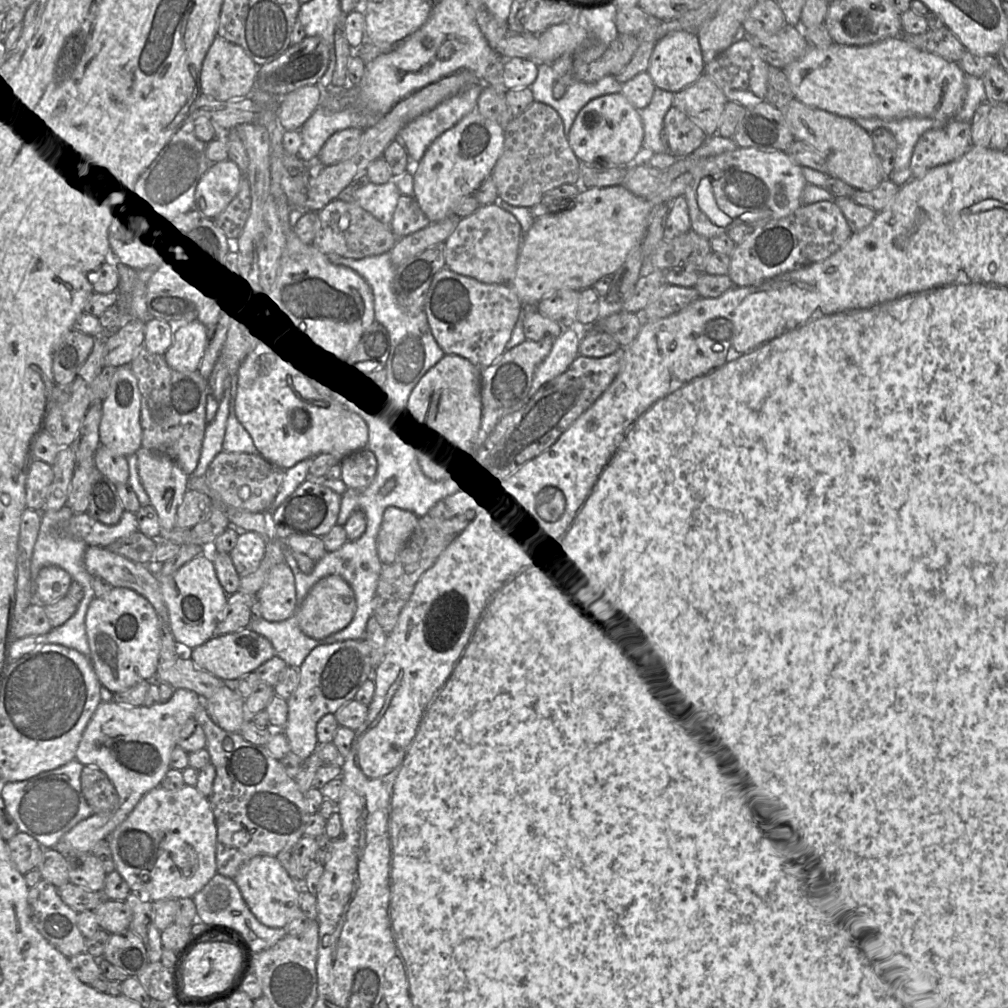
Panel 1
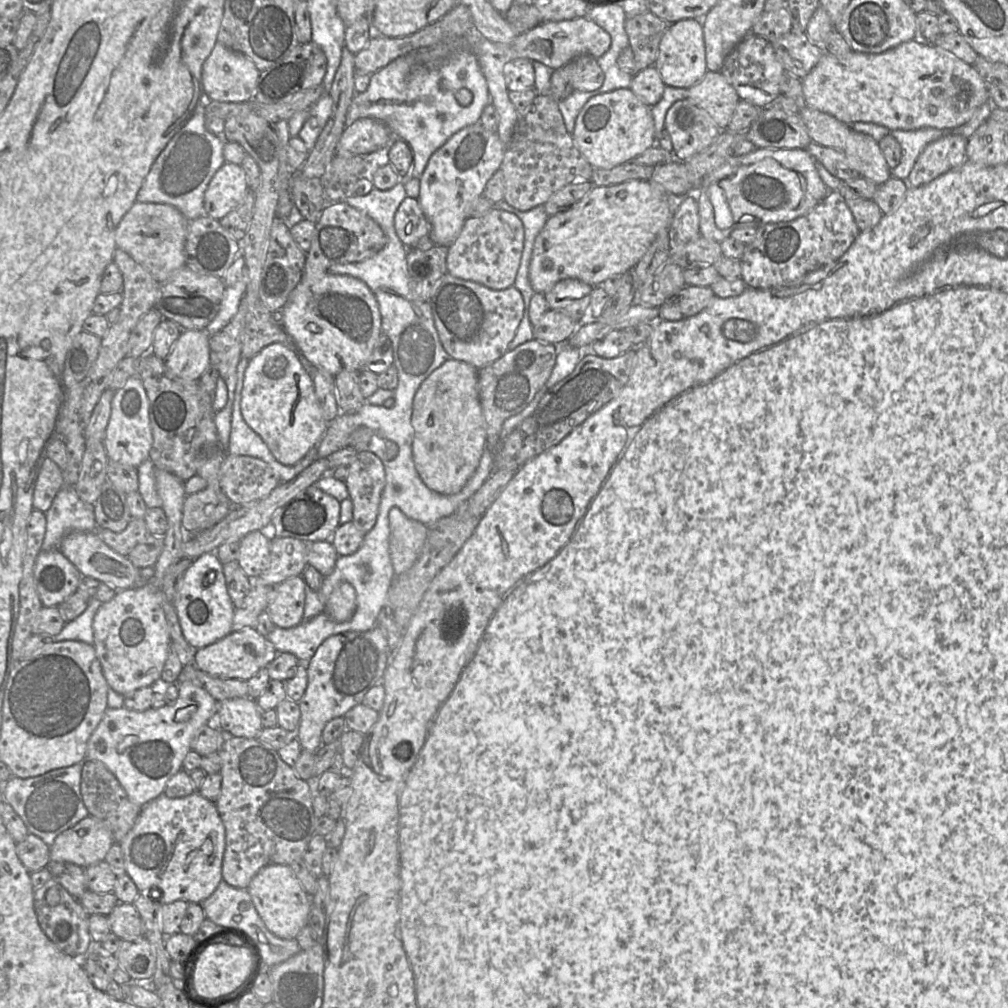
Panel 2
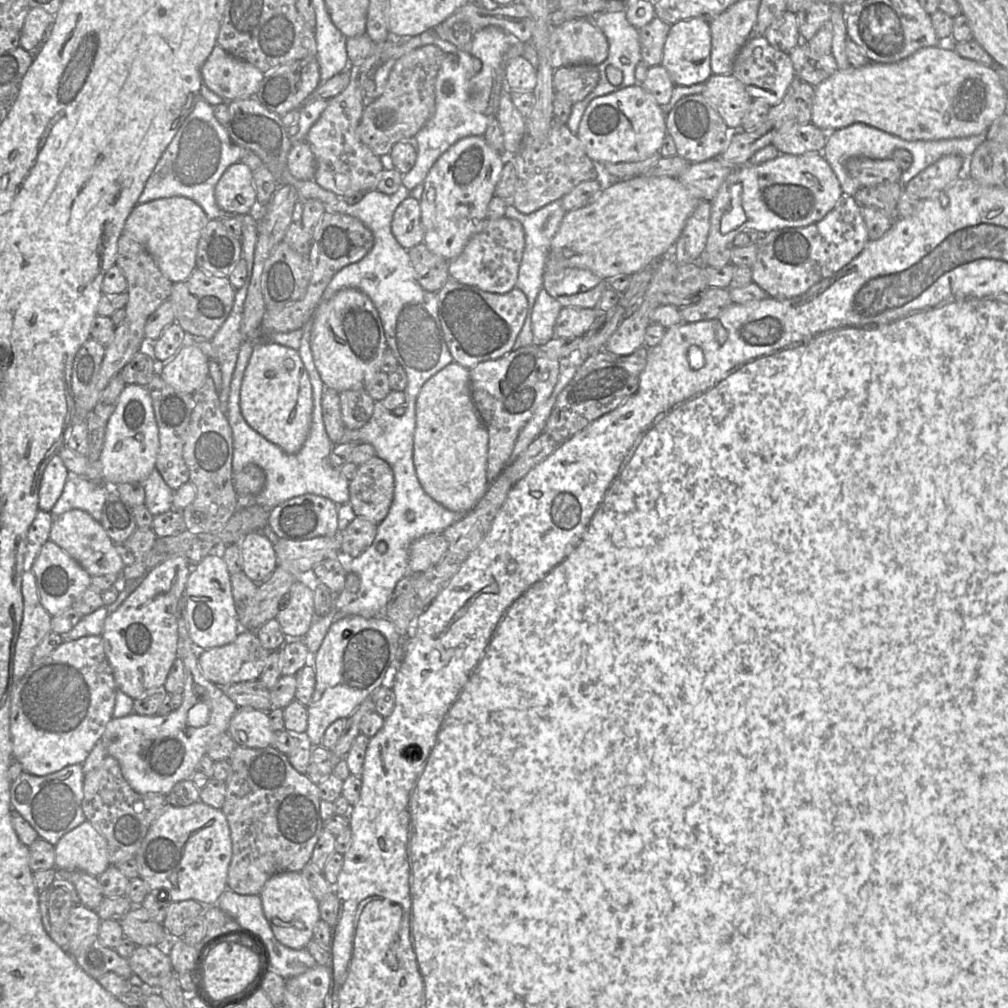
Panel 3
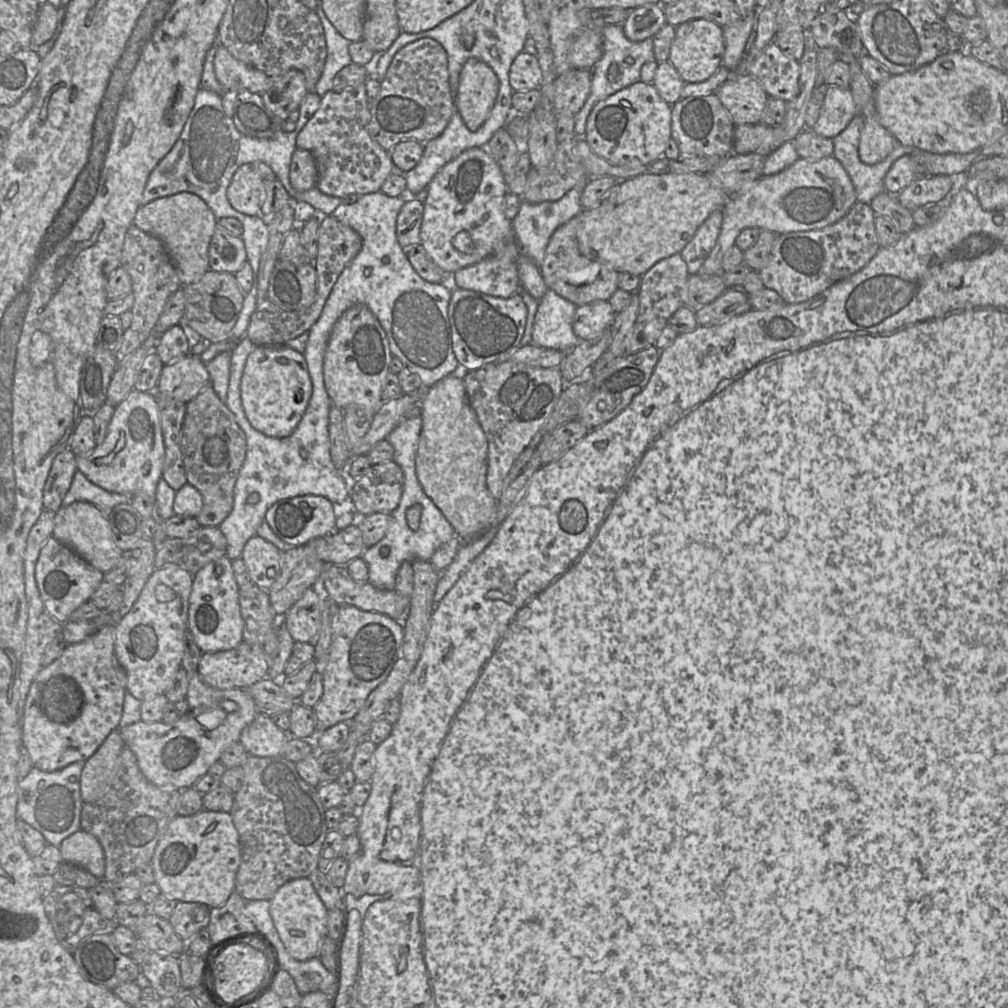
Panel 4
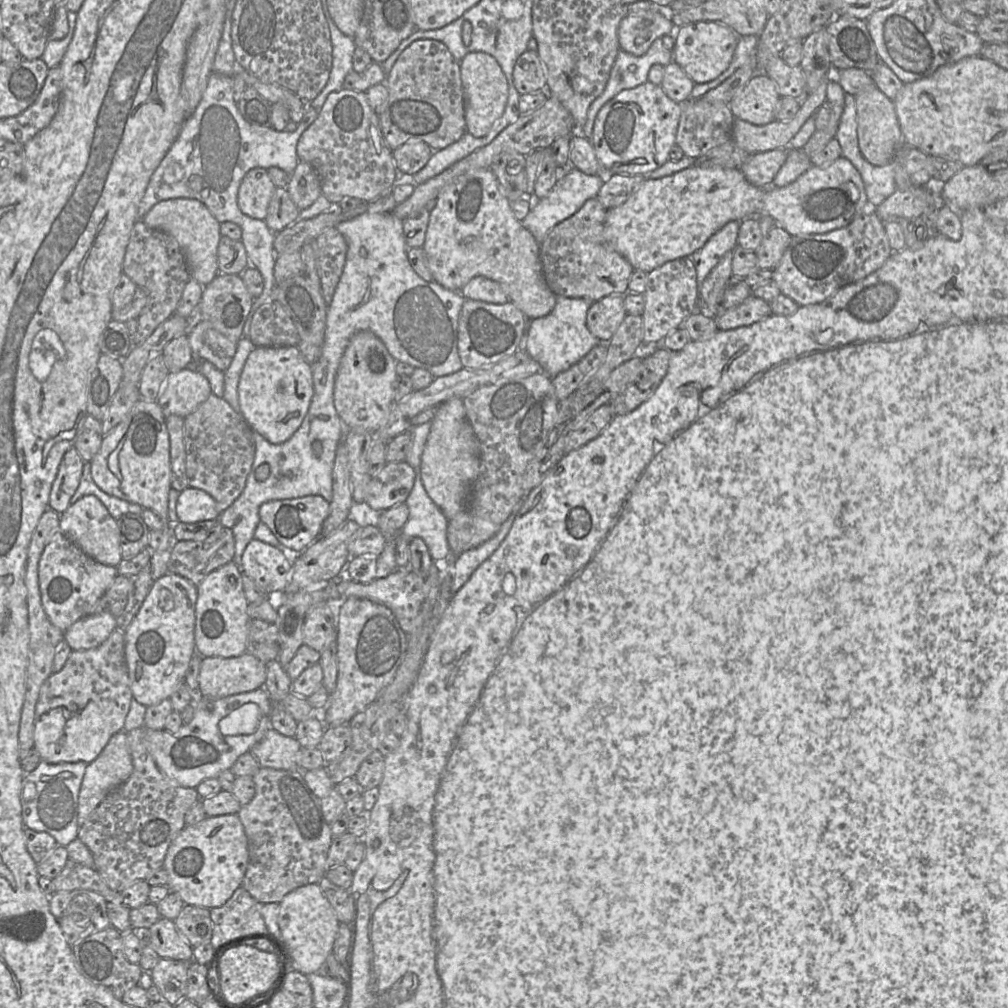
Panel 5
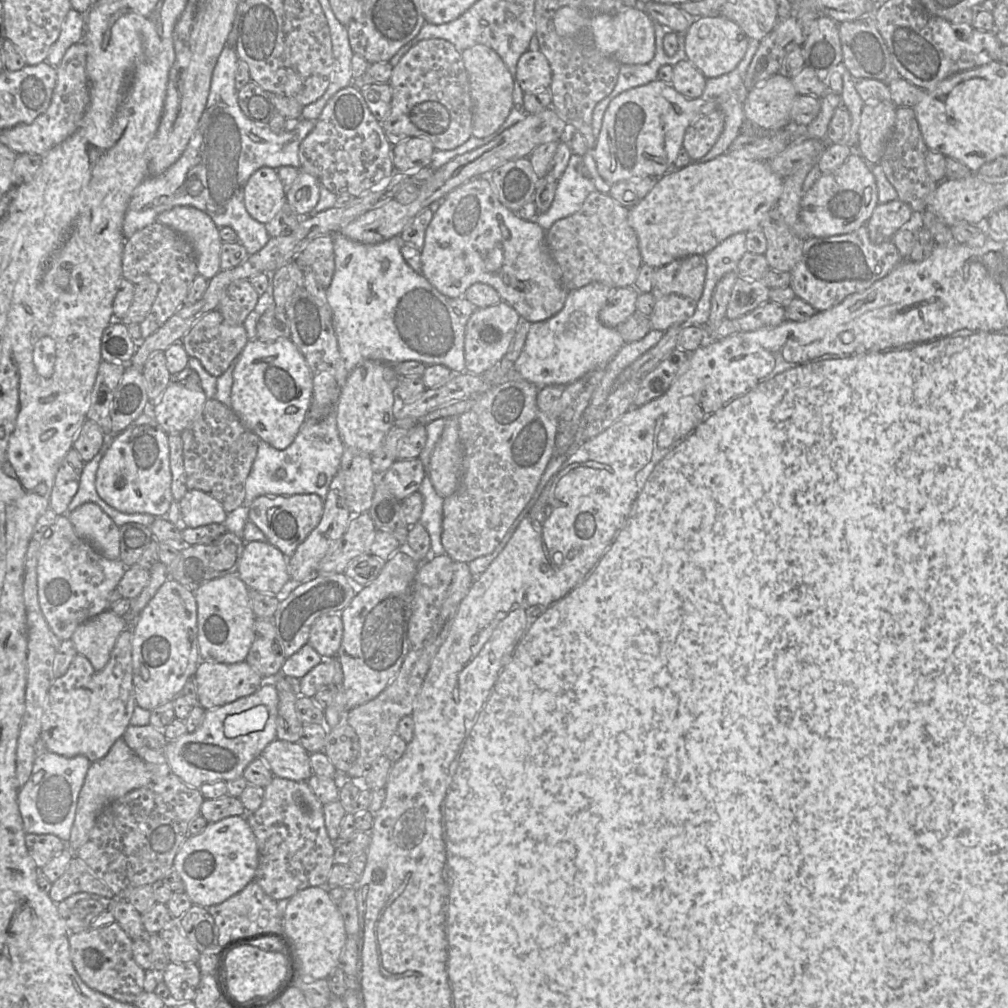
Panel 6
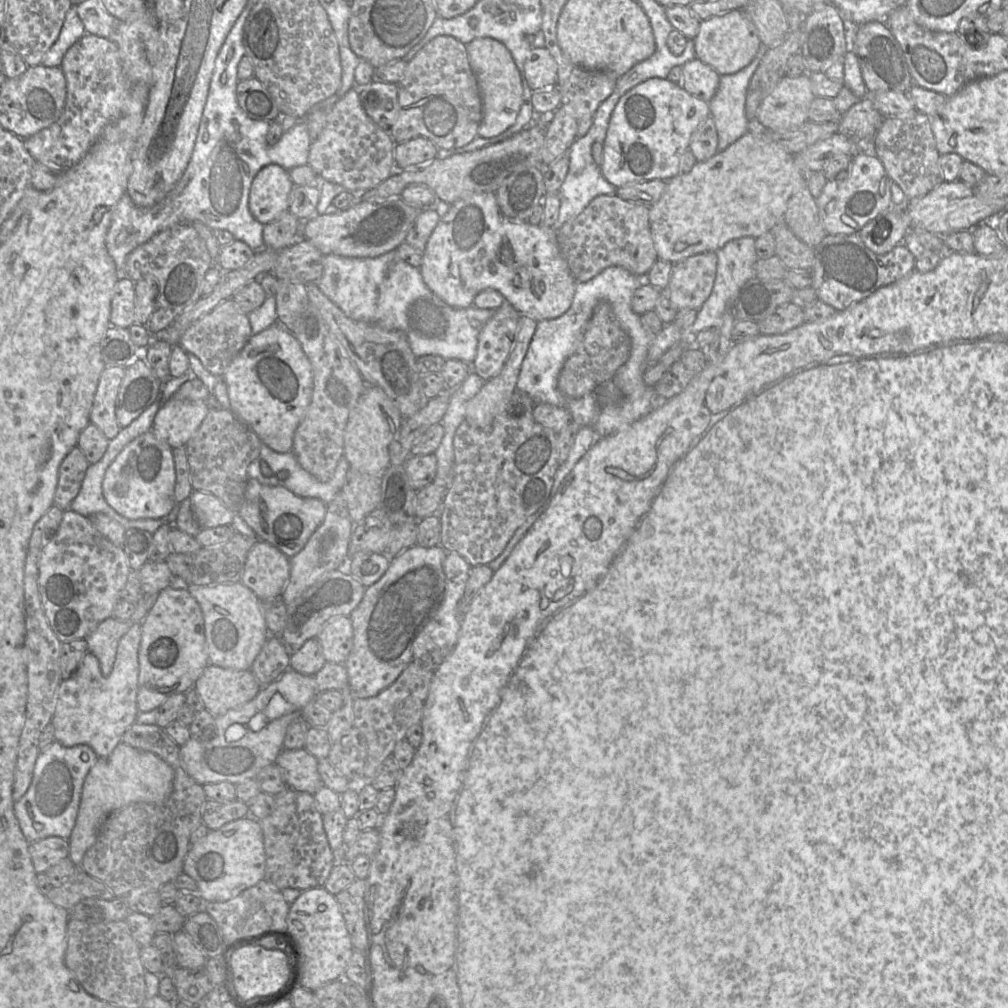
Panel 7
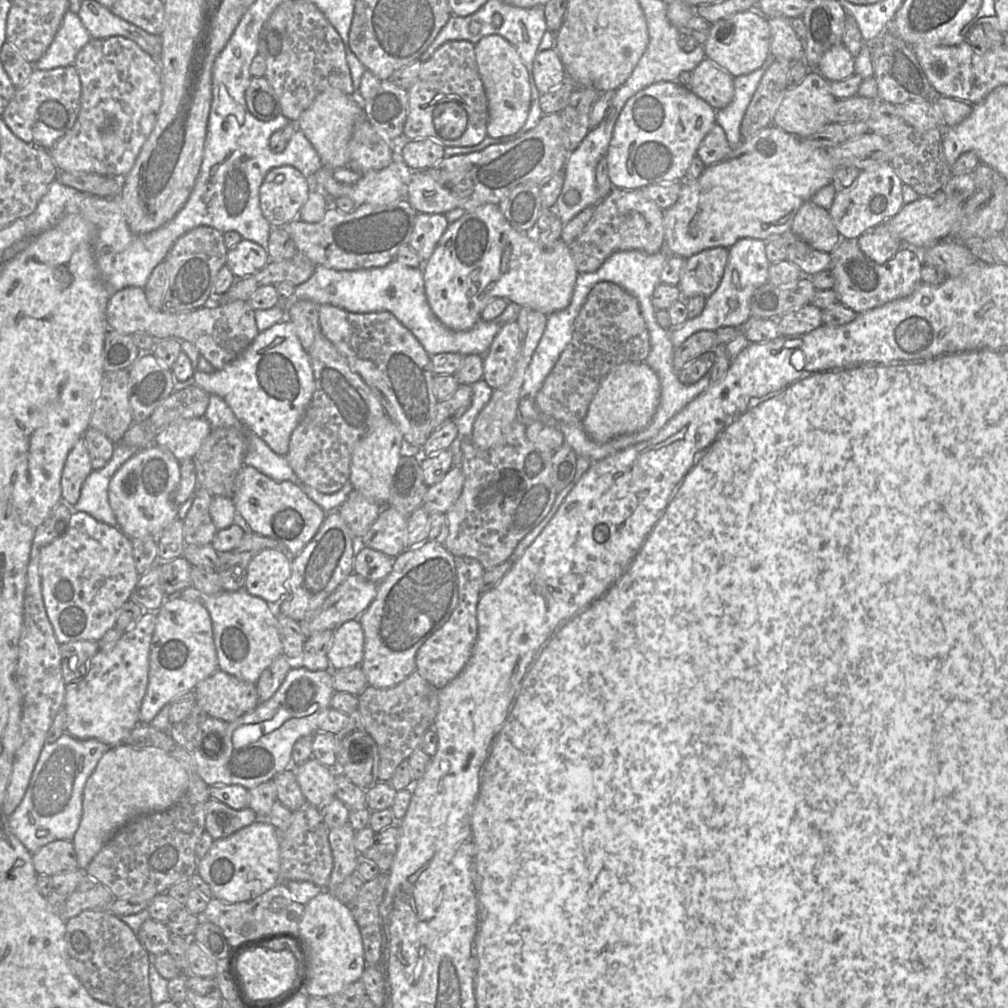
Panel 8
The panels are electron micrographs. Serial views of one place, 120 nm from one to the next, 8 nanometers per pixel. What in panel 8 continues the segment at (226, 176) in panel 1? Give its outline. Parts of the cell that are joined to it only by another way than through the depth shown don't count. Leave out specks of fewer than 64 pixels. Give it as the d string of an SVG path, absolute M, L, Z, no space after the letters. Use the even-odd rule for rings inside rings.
M293 166L271 169L260 189L260 207L273 228L284 227L296 219L312 190L307 177Z

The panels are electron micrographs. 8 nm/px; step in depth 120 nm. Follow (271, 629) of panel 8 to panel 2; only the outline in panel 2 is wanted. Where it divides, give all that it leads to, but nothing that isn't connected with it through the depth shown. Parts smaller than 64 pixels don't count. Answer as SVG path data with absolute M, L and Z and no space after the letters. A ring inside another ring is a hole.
M215 553L194 559L186 570L174 600L174 607L186 641L194 648L203 648L230 634L235 607L229 596L223 564Z

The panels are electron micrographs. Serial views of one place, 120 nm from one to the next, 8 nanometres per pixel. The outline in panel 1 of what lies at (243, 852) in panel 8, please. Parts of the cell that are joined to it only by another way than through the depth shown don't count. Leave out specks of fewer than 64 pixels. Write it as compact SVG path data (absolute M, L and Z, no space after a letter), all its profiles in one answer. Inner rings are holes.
M161 785L147 792L127 818L107 837L112 852L115 869L129 885L131 892L140 894L143 899L157 901L161 899L192 898L217 873L216 844L217 827L209 798L204 796L195 786L185 785L179 790L166 790Z

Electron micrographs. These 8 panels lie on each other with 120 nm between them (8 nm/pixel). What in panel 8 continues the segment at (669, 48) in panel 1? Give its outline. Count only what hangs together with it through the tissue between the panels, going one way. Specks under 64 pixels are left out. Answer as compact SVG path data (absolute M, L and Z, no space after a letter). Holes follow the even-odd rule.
M747 10L711 24L709 36L702 44L706 58L725 68L732 77L747 75L759 69L770 52L769 19L758 10Z

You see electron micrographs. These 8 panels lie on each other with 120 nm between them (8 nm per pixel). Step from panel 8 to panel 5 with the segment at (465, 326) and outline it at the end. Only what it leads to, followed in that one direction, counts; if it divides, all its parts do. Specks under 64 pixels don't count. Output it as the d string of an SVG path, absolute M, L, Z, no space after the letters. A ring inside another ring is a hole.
M489 168L476 169L460 176L454 182L445 186L437 196L436 206L430 212L429 222L422 249L427 259L427 266L433 276L433 280L448 290L460 291L473 277L484 276L500 284L510 302L520 309L527 319L533 320L548 315L555 307L557 295L547 285L541 262L541 244L537 242L533 234L517 220L511 209L511 203L502 193L495 174Z

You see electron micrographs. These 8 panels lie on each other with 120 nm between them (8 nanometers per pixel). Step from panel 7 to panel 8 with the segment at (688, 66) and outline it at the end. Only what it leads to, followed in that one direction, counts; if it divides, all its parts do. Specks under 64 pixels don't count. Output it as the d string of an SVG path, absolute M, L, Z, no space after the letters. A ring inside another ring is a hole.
M705 58L692 71L690 89L715 110L725 108L733 99L734 82L729 72Z

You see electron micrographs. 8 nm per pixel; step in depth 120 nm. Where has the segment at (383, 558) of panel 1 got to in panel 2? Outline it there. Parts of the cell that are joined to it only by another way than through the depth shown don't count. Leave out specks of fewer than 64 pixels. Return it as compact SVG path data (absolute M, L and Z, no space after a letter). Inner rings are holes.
M398 507L388 514L389 553L395 575L410 569L418 559L425 543L428 527L409 519Z

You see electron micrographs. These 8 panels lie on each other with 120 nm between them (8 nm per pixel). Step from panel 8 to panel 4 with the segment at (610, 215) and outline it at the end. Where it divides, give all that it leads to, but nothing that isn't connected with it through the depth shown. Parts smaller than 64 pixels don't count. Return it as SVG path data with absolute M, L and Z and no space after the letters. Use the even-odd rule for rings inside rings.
M580 215L558 227L552 234L540 266L541 275L551 290L576 306L595 301L608 301L618 287L619 272L609 264L584 256L579 249L577 230Z

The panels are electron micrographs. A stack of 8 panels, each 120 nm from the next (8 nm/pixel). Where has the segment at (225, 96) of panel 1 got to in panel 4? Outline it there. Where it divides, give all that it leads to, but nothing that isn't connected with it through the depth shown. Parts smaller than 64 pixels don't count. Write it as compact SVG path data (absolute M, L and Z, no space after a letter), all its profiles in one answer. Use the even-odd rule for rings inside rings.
M219 45L216 50L214 71L217 80L226 90L248 90L261 94L271 82L271 78L264 72L237 60L223 45Z

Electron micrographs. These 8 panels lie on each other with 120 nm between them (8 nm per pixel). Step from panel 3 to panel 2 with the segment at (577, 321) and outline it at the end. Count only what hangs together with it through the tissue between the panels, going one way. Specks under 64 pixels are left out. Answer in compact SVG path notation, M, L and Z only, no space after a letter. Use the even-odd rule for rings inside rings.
M548 310L533 325L533 335L541 342L560 346L568 342L579 325L563 312Z

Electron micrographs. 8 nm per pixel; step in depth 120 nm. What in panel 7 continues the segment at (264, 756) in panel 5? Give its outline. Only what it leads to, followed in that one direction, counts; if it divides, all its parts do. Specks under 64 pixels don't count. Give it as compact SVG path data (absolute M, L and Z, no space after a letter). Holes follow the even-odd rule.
M284 748L276 758L287 787L314 795L324 784L318 771L318 760L305 748Z

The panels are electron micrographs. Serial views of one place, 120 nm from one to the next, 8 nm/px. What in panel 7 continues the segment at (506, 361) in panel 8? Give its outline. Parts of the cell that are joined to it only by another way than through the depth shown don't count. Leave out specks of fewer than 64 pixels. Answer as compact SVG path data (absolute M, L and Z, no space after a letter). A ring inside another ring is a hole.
M505 302L481 329L471 370L484 381L496 376L503 368L515 343L520 316L512 305Z

